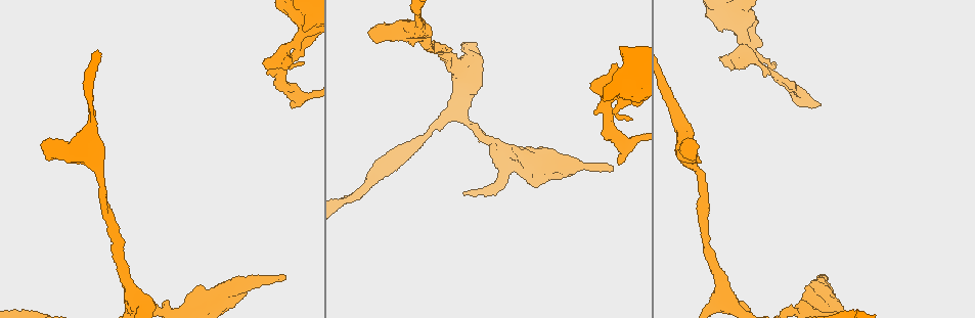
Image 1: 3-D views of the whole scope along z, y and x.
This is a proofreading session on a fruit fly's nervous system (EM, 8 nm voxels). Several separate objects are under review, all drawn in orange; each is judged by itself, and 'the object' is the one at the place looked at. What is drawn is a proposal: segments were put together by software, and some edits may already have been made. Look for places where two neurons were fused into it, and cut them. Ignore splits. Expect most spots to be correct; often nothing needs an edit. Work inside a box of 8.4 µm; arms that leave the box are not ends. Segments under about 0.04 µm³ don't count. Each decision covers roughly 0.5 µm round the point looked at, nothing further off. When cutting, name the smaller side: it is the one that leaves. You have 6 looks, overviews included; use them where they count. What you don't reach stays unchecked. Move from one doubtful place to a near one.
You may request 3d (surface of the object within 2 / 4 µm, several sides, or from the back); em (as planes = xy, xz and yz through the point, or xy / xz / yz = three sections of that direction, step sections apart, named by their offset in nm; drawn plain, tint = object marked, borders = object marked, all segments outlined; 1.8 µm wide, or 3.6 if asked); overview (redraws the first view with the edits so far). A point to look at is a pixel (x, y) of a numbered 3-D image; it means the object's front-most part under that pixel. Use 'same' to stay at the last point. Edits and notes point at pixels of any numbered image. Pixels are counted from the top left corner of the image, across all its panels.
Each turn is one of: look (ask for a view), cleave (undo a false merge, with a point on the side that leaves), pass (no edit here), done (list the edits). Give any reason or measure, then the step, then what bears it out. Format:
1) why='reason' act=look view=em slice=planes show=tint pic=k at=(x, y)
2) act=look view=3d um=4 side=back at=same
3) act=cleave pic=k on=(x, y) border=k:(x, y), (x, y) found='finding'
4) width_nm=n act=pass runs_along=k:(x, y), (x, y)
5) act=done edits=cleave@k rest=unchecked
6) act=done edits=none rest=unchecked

why='thick turns thin' act=look view=3d um=4 pic=1 at=(821, 286)

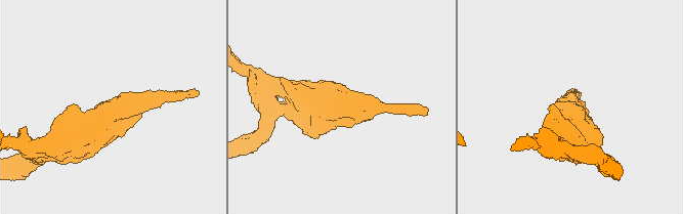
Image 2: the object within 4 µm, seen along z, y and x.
act=look view=em slice=planes show=tint pic=2 at=(354, 105)

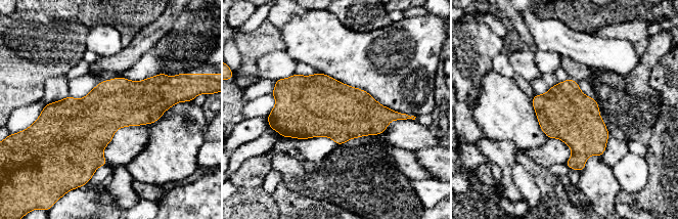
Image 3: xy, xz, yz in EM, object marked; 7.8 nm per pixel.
width_nm=400 act=pass found='one neuron here'

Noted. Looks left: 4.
why='thick turns thin' act=look view=em slice=planes show=plain pic=1 at=(720, 272)

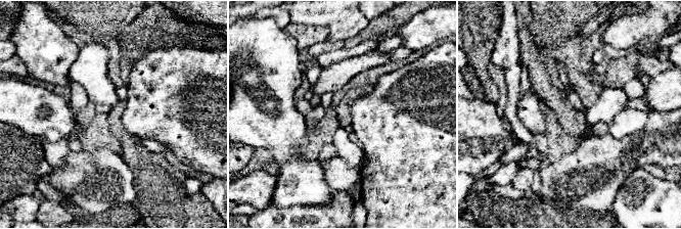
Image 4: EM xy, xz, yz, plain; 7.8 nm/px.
why='with the object marked' act=look view=em slice=planes show=tint at=same

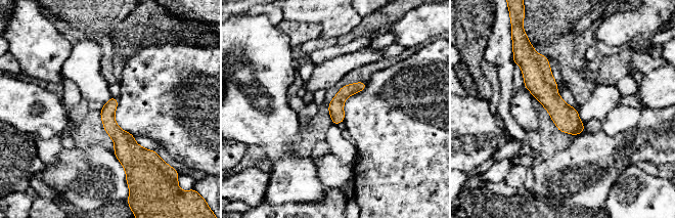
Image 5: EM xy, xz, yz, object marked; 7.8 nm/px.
act=pass runs_along=5:(533, 59), (547, 96), (579, 130) found='all the same neuron'

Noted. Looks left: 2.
why='narrows sharply' act=look view=em slice=planes show=borders pic=1 at=(289, 47)

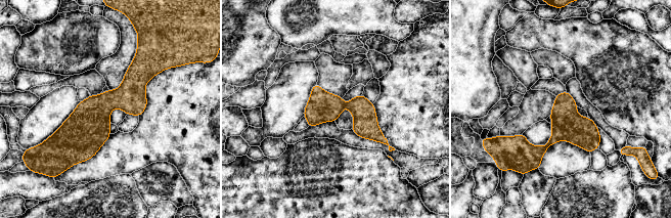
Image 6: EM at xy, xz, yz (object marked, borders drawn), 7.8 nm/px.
act=pass runs_along=6:(138, 55), (75, 160) found='one neuron here'

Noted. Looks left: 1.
act=done edits=none rest=unchecked

